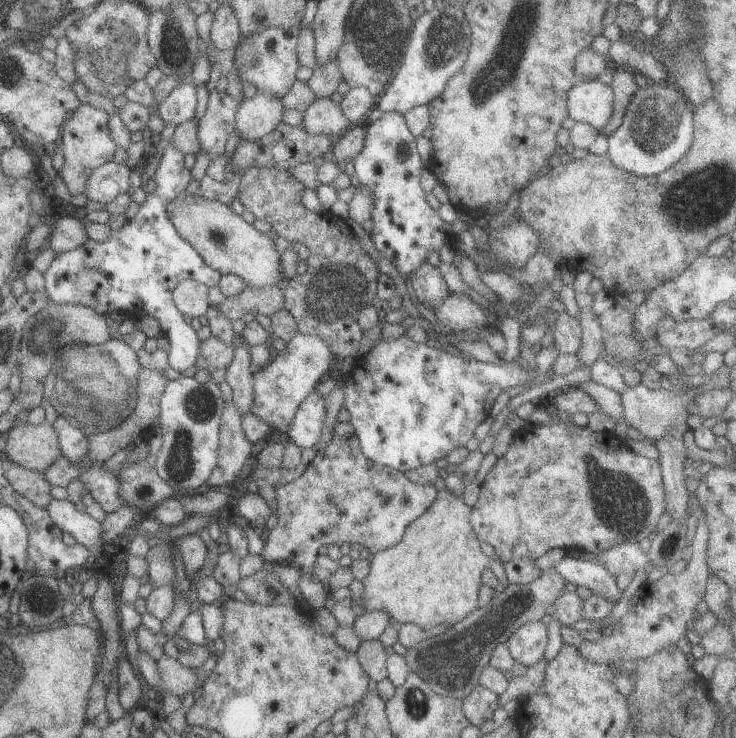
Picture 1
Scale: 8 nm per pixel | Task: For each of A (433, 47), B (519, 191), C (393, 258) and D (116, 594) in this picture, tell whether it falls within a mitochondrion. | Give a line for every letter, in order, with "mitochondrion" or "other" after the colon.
A: mitochondrion
B: other
C: other
D: other

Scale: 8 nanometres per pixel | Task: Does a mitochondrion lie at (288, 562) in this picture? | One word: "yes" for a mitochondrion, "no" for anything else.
no

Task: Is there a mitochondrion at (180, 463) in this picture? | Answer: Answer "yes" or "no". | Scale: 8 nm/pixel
yes

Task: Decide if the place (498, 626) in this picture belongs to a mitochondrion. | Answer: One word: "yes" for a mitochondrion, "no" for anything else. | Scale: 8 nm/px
no

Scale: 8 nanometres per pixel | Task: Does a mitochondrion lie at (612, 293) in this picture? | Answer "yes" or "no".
no

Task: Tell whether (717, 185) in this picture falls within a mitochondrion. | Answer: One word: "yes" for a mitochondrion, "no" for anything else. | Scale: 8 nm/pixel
yes

